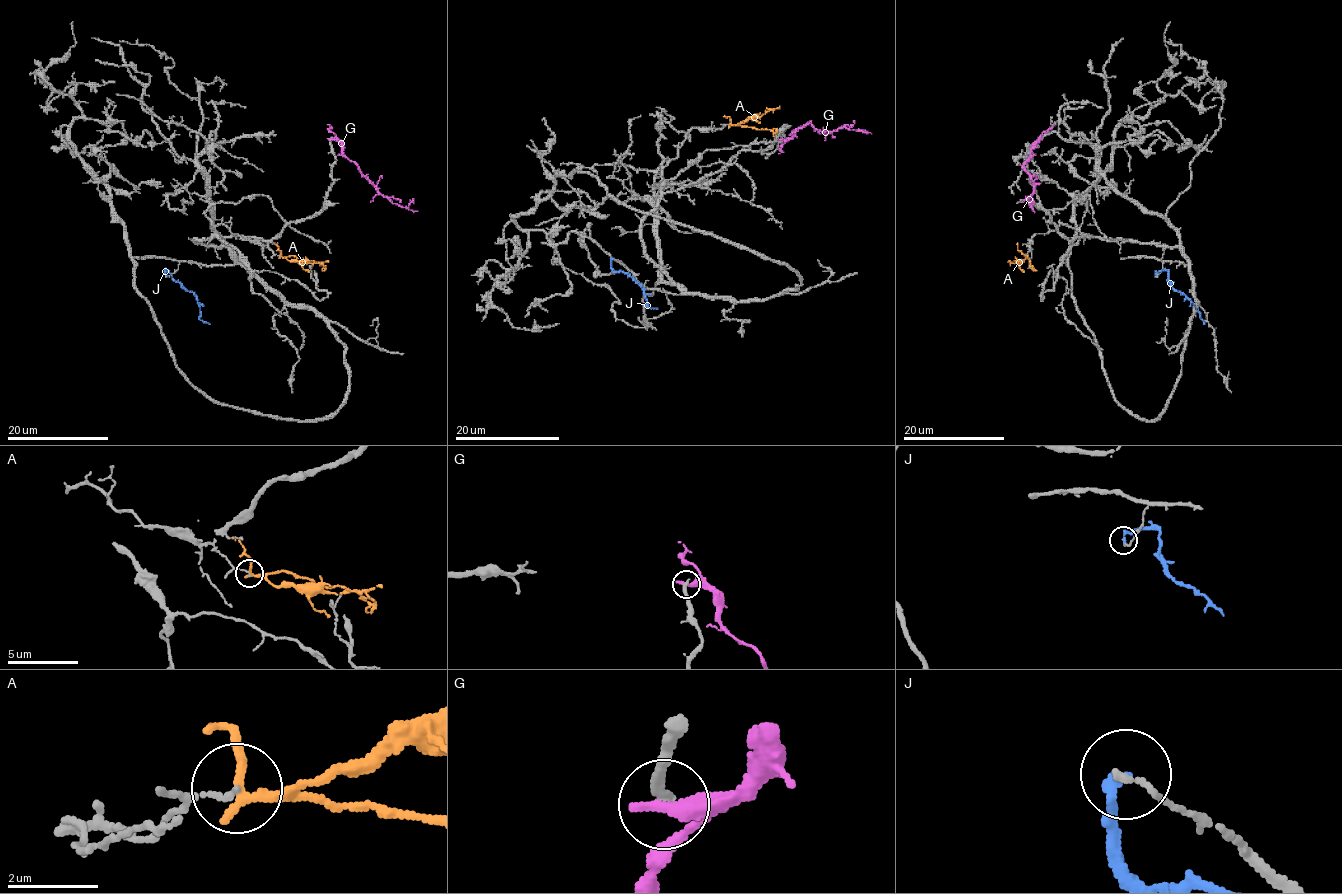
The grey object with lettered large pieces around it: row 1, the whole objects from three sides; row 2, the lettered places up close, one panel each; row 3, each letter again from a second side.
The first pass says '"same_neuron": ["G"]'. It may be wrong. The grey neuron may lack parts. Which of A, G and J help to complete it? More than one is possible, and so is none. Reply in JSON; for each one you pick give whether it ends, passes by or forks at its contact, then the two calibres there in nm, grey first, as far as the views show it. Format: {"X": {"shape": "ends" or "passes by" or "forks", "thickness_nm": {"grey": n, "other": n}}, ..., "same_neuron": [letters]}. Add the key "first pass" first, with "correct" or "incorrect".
{"first pass": "incorrect", "same_neuron": []}

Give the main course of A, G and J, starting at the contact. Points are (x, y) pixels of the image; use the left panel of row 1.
A: (280, 256), (309, 263), (328, 262)
G: (331, 139), (337, 139), (343, 153), (392, 202), (417, 211)
J: (167, 274), (165, 270), (195, 295), (200, 319), (210, 324)

